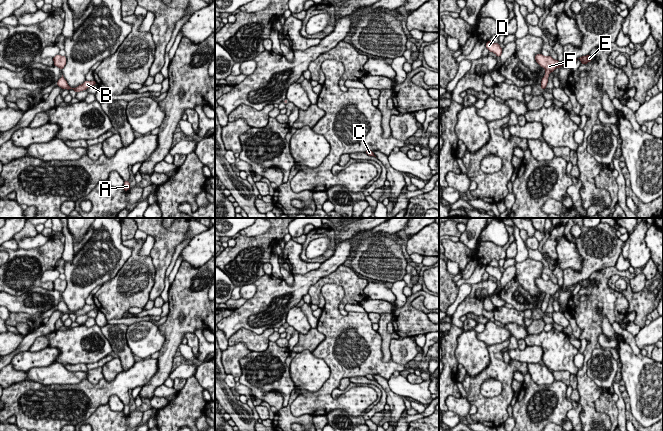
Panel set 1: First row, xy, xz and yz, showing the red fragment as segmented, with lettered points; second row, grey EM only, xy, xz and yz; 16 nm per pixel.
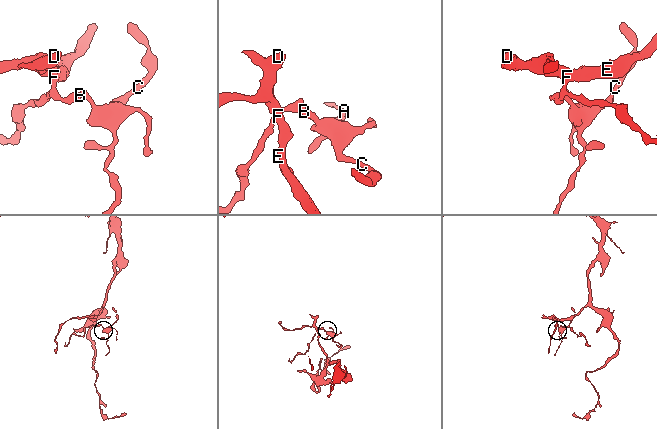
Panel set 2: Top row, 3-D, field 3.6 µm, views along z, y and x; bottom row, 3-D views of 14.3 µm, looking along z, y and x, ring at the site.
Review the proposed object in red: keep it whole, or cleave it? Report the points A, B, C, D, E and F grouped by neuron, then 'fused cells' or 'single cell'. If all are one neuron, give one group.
A B C D E F; single cell

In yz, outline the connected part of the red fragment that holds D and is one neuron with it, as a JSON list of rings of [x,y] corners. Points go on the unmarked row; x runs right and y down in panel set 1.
[[[491,265],[486,266],[486,272],[496,278],[497,281],[500,281],[502,278],[503,273],[500,271],[498,267],[494,267]]]

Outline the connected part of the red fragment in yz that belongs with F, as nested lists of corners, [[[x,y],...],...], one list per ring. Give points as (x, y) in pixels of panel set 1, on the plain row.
[[[542,278],[535,279],[536,286],[545,293],[546,297],[541,305],[541,312],[544,314],[548,307],[548,300],[557,291],[560,293],[563,290],[563,285],[560,287],[558,284],[554,284],[551,280],[543,280]]]

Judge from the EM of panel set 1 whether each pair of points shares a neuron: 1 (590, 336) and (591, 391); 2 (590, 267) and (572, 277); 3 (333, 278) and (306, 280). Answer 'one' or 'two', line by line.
1: one
2: one
3: two

